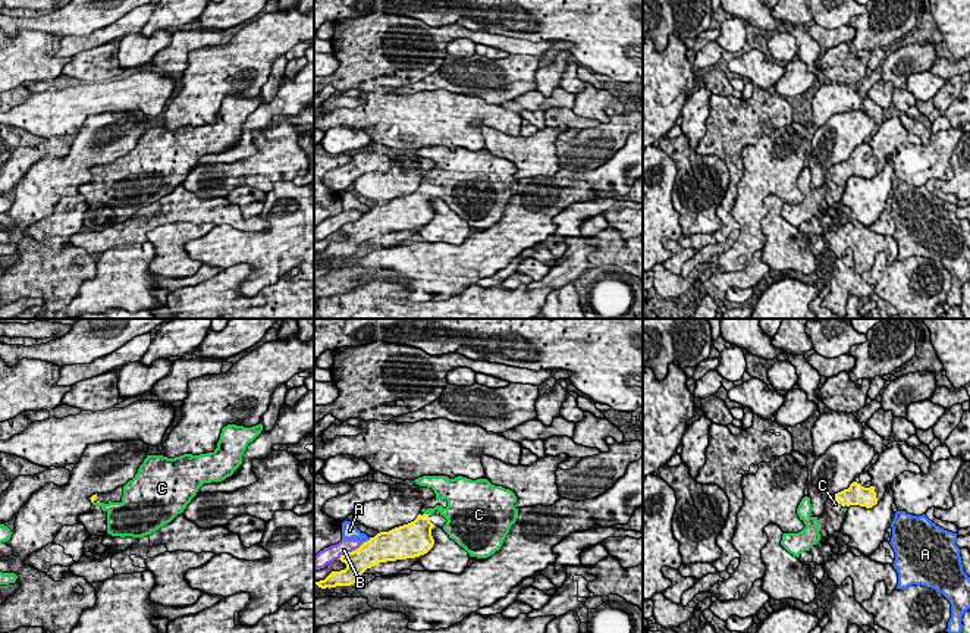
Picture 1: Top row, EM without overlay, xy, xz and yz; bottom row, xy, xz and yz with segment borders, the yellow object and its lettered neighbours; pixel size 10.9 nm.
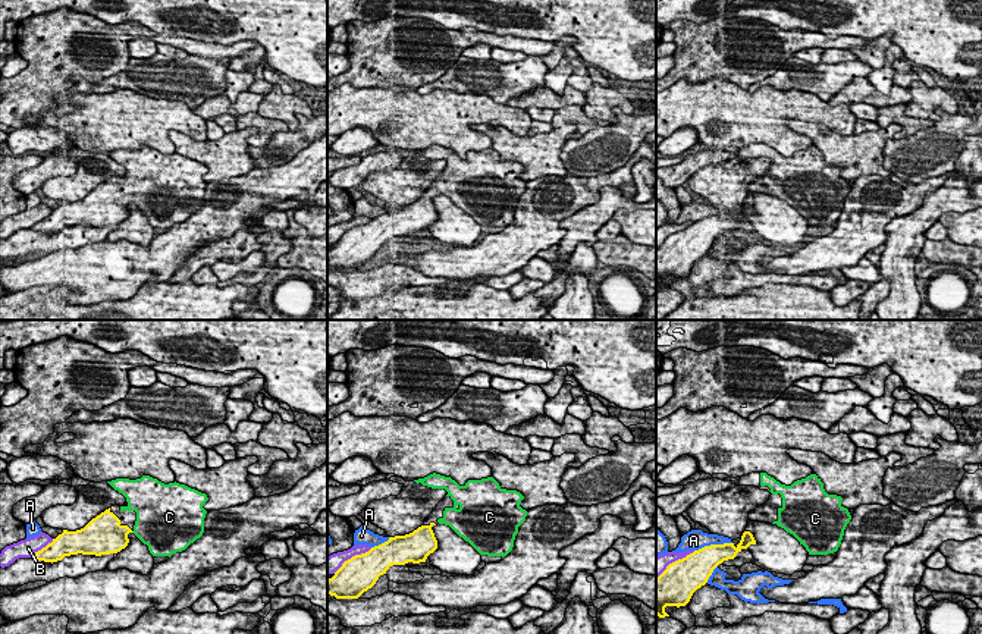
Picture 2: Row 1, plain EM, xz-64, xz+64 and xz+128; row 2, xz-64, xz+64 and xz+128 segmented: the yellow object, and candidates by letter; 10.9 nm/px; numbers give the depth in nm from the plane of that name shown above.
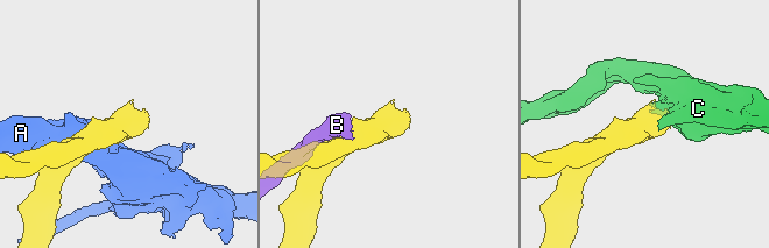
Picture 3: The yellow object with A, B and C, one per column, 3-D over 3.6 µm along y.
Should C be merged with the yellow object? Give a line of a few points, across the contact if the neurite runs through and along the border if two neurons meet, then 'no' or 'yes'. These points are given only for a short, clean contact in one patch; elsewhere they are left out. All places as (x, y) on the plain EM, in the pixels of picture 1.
yes

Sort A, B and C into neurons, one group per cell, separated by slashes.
A / B / C

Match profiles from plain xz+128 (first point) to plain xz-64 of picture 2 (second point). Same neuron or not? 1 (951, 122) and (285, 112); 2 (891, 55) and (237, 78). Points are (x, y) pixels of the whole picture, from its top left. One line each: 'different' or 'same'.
1: different
2: same

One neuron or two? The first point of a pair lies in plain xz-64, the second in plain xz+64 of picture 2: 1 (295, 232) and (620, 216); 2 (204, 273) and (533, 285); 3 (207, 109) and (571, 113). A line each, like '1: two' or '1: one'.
1: two
2: one
3: two

